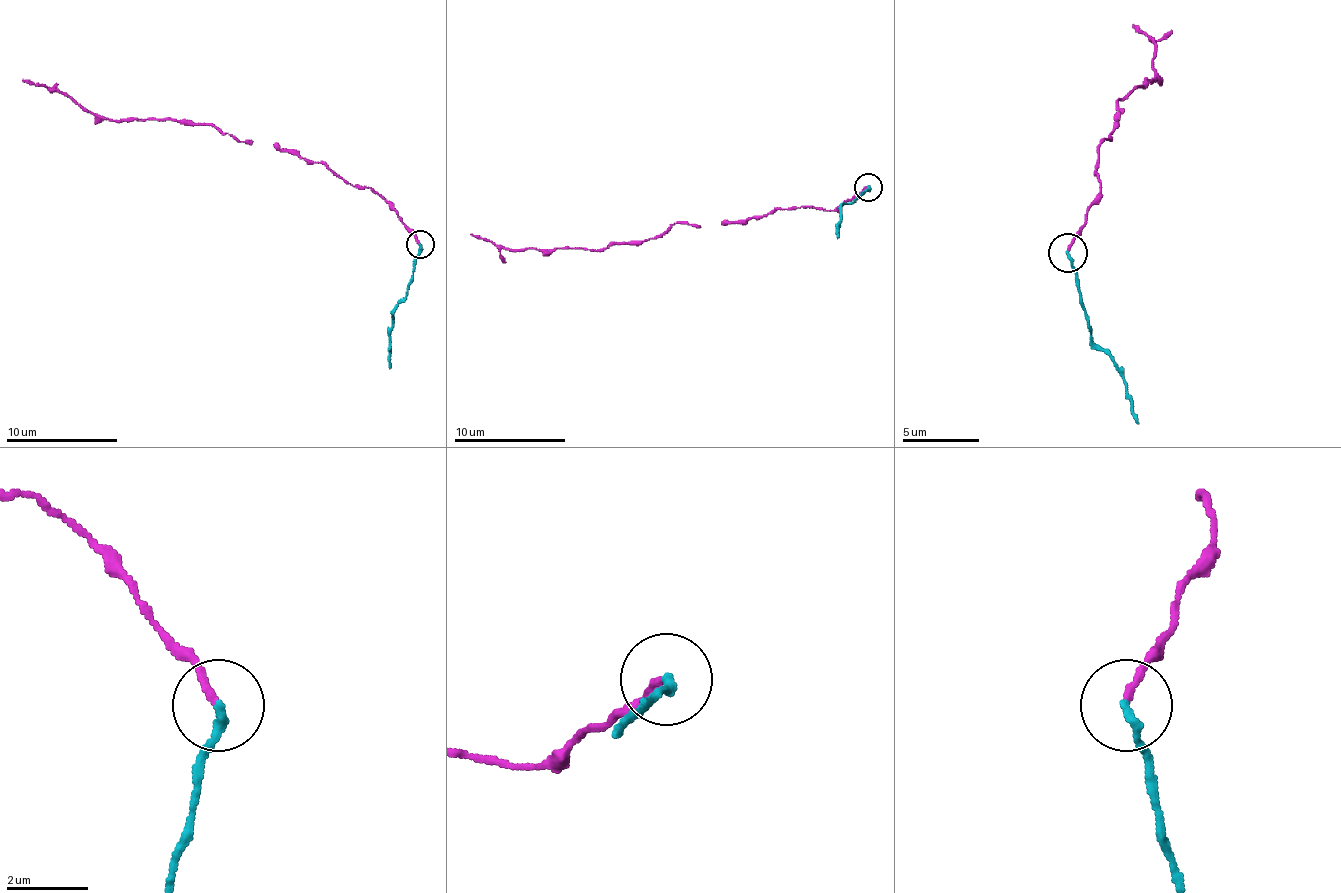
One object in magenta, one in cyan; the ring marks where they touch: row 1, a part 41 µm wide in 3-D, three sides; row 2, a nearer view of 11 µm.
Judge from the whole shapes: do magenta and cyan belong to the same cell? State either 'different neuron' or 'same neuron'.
different neuron

